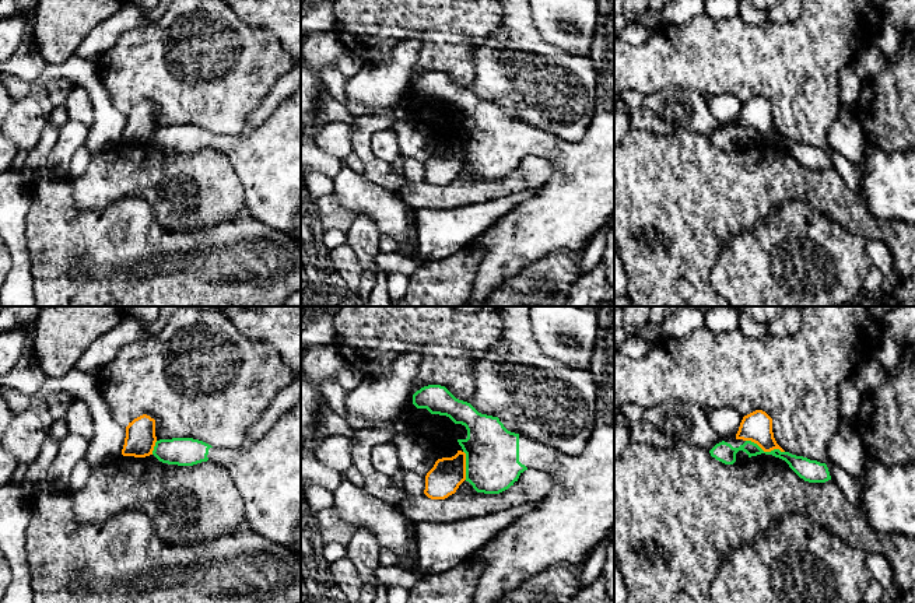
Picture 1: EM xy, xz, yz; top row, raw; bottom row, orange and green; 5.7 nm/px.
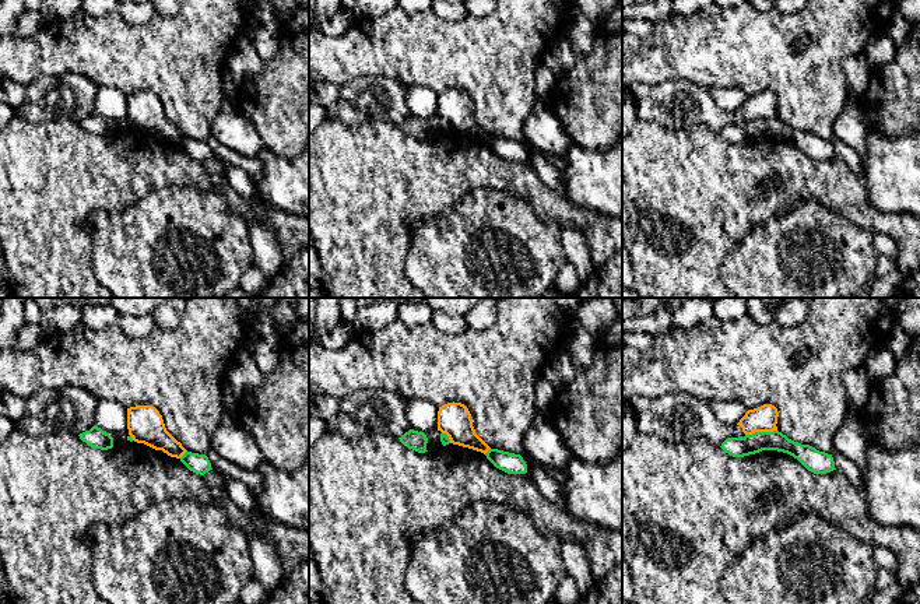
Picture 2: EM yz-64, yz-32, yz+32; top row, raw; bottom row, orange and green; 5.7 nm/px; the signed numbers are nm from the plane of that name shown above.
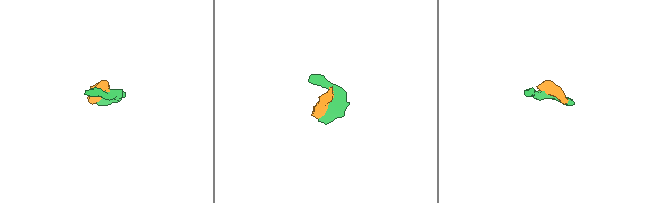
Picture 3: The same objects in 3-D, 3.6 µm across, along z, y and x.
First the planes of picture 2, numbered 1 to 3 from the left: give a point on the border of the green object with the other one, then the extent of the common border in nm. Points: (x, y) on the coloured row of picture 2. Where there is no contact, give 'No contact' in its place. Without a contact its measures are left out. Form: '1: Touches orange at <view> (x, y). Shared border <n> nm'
1: Touches orange at yz-64 (182, 455). Shared border 60 nm
2: Touches orange at yz-32 (487, 450). Shared border 50 nm
3: Touches orange at yz+32 (761, 431). Shared border 190 nm

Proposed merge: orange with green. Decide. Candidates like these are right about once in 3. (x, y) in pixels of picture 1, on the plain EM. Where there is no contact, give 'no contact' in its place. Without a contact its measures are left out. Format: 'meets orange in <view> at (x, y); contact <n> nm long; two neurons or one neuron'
meets orange in yz at (765, 137); contact 240 nm long; two neurons

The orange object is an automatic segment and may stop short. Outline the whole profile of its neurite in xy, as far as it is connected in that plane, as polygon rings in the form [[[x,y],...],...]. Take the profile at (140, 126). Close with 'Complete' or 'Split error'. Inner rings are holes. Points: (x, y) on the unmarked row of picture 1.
[[[143,101],[126,113],[122,141],[134,144],[150,143],[152,141],[155,129],[155,106],[147,101]]]. Complete

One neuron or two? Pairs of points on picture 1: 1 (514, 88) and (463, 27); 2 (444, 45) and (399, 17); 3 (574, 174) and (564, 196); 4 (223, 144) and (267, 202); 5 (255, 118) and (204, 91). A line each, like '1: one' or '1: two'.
1: two
2: one
3: one
4: one
5: two

